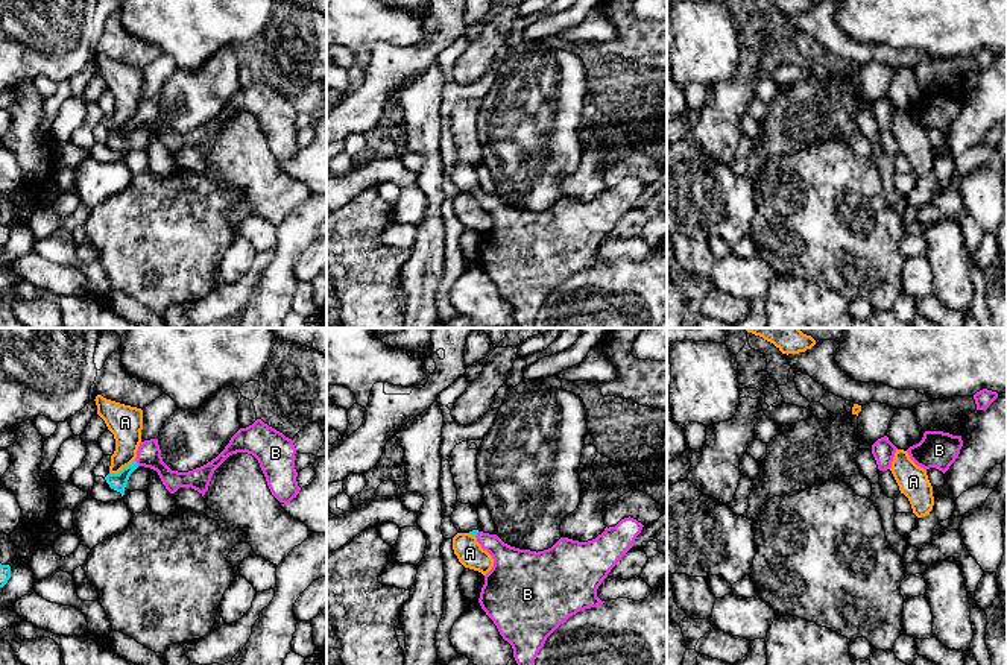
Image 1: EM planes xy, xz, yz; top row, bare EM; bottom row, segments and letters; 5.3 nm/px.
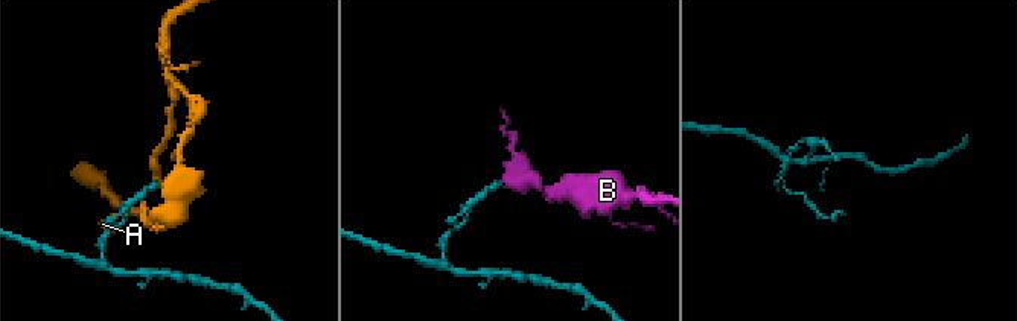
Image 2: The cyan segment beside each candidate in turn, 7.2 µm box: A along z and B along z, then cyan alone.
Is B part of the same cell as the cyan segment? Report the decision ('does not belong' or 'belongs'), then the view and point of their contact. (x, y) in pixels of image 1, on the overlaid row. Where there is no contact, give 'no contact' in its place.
belongs | xy (135, 463)

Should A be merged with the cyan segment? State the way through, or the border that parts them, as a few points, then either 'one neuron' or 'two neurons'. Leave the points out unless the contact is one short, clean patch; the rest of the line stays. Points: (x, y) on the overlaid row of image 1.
along xy (134, 459), (117, 472), (110, 474) | two neurons

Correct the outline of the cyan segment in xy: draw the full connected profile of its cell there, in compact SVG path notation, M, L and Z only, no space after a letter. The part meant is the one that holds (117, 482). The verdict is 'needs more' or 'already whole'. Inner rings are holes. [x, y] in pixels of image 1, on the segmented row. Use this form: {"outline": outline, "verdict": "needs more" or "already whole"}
{"outline": "M257 419L252 425L240 428L225 446L225 449L207 465L188 472L172 471L161 457L158 439L144 440L140 443L137 459L118 474L105 477L111 489L125 495L125 487L131 474L138 468L150 468L158 472L163 484L170 493L179 487L191 487L202 496L208 490L214 471L232 454L252 454L266 477L272 495L284 504L290 504L299 493L295 469L296 448L293 440L283 433Z", "verdict": "needs more"}

